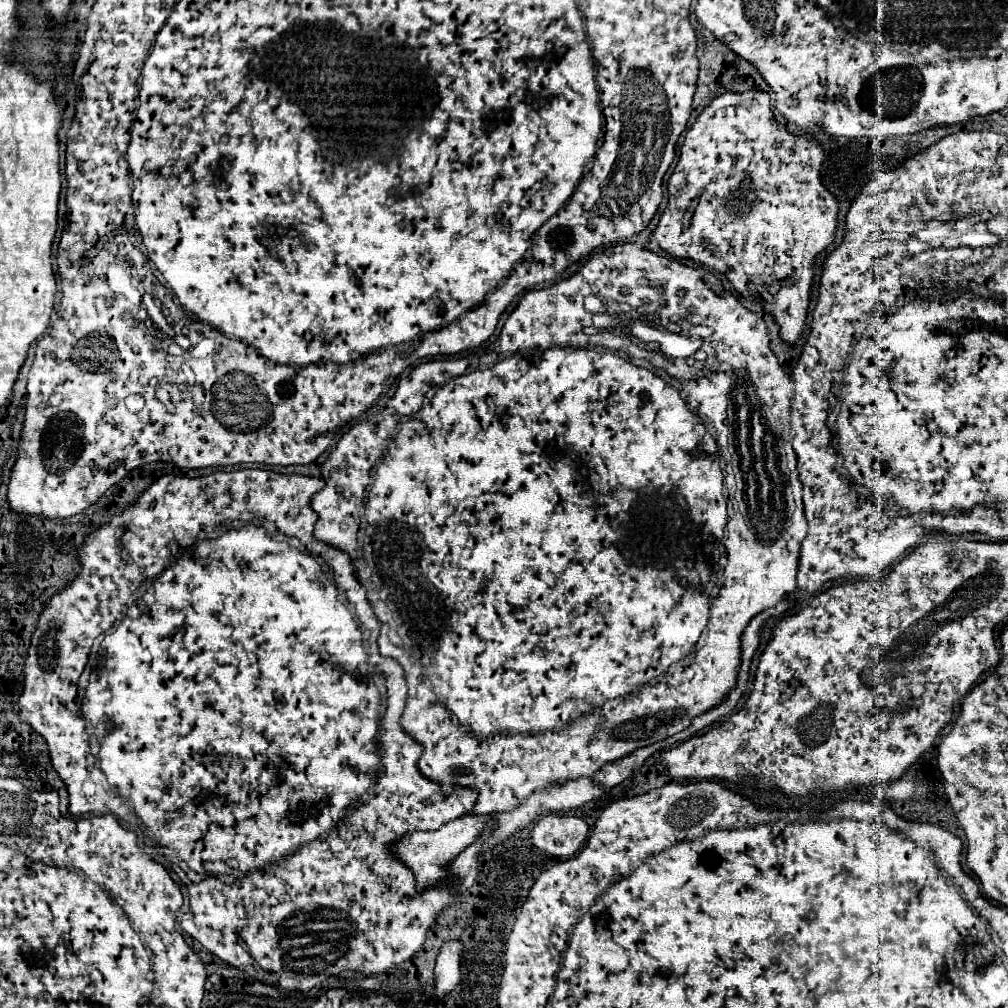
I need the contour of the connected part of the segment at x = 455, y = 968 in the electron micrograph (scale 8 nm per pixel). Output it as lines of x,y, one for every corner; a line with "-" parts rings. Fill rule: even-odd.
448,940
438,954
434,968
434,986
438,1000
444,1000
460,982
460,948
462,944
458,940

